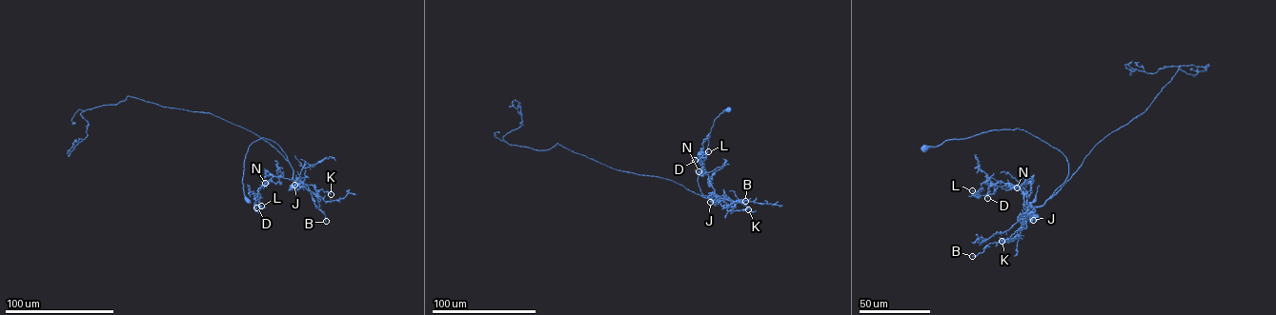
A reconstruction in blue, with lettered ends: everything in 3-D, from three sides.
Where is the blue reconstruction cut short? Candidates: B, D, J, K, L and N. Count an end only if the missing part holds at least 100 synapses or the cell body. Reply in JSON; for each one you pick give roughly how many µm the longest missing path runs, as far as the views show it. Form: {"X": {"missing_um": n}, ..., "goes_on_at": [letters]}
{"goes_on_at": []}

